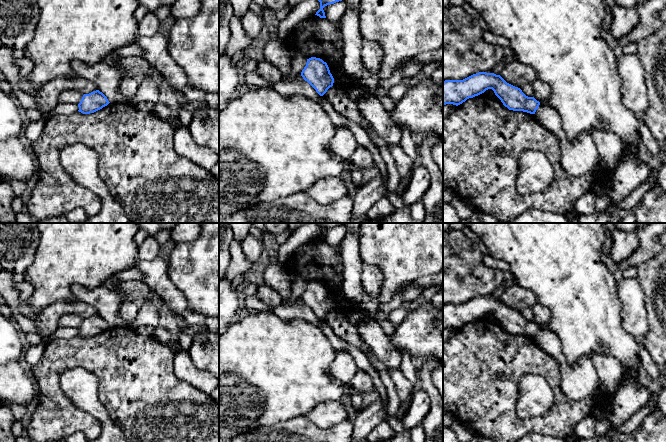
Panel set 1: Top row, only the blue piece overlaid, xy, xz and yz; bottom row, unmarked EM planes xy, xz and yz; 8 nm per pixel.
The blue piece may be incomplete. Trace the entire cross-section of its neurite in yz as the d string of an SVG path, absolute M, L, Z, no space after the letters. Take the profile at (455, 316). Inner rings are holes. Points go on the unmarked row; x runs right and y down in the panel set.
M479 296L463 304L443 305L443 330L458 330L488 313L492 313L509 334L535 338L540 329L534 321L526 320L520 312L507 307L500 299Z

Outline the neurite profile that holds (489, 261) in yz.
M489 253L485 254L483 258L484 258L484 263L487 267L501 270L504 273L510 271L508 263L492 257Z

